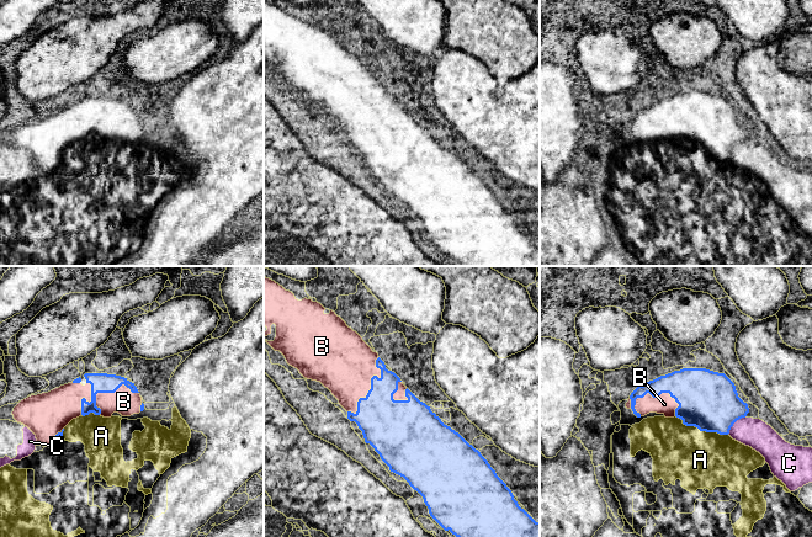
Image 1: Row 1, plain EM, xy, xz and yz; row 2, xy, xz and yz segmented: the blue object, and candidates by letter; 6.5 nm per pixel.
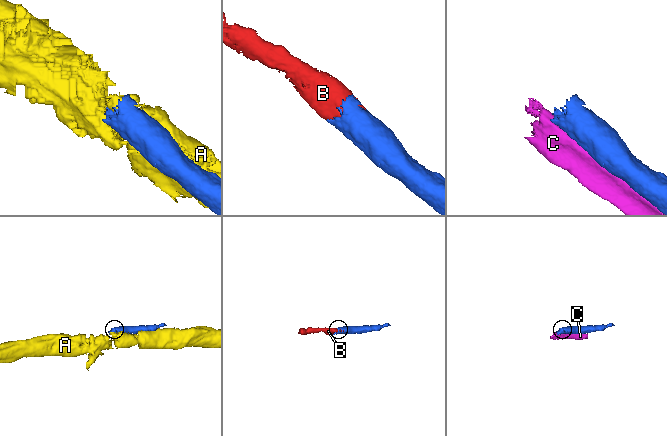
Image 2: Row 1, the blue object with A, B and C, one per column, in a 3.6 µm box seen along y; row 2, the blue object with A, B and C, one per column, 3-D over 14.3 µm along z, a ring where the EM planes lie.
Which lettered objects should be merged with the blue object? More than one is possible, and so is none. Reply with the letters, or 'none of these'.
B

